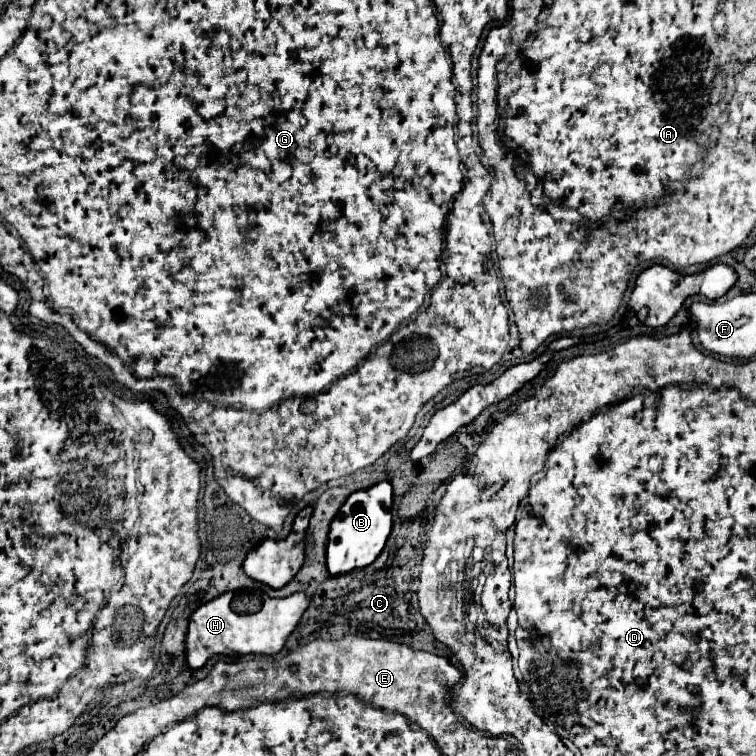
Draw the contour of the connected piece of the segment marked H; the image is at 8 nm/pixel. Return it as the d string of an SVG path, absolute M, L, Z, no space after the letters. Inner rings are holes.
M224 592L220 594L218 598L202 604L192 616L190 616L190 626L188 626L188 636L186 636L186 662L190 668L202 668L206 664L206 660L210 656L216 656L216 654L224 654L224 656L230 656L230 658L238 658L238 656L246 656L246 654L268 654L268 656L274 656L278 654L288 636L292 634L292 630L298 626L304 610L310 606L310 596L304 594L304 592L296 592L292 596L286 596L286 598L270 598L266 596L262 600L262 608L254 614L236 614L230 604L232 604L232 598L234 598L234 592Z

